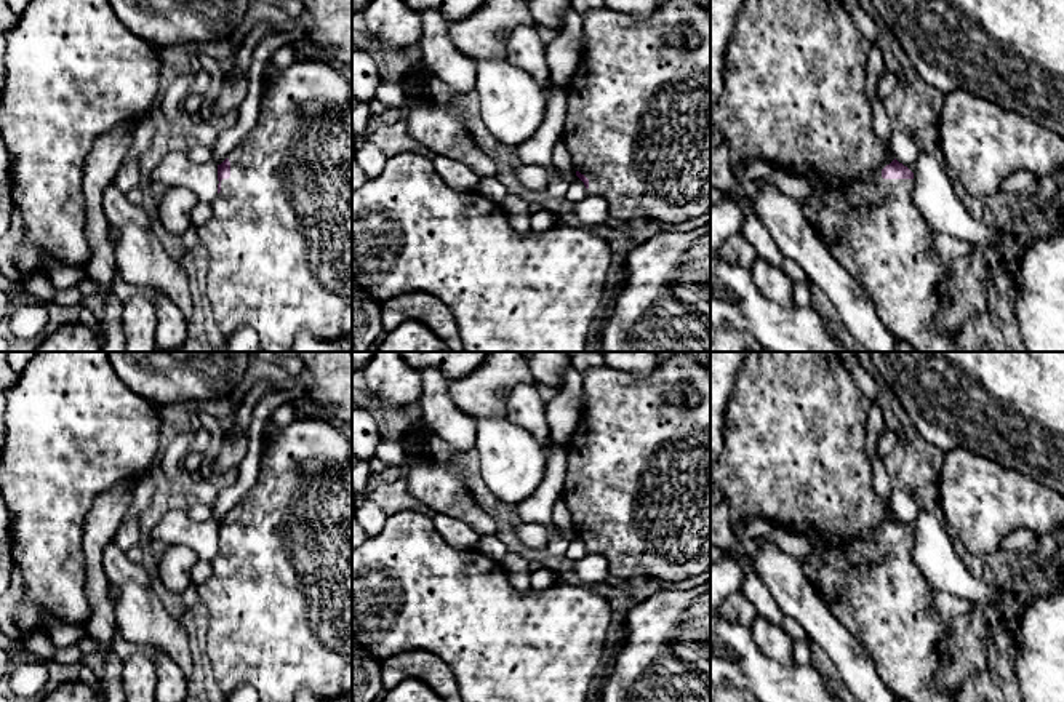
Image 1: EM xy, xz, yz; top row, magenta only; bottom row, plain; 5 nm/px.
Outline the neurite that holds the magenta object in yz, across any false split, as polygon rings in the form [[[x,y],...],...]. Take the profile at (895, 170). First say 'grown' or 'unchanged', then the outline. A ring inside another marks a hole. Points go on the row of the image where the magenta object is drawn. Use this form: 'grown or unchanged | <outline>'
grown | [[[744,0],[734,30],[728,40],[723,54],[723,80],[725,88],[714,106],[710,106],[710,120],[722,131],[728,144],[731,163],[766,162],[774,168],[792,173],[805,179],[811,193],[803,205],[803,214],[811,229],[830,254],[859,281],[869,293],[878,317],[886,323],[891,333],[907,341],[917,352],[955,352],[954,331],[939,334],[933,329],[933,317],[946,309],[946,302],[938,296],[938,286],[949,283],[949,294],[954,309],[963,309],[958,296],[952,288],[949,261],[933,249],[934,233],[926,224],[922,213],[912,201],[914,173],[899,163],[891,150],[875,136],[872,128],[872,107],[866,96],[866,67],[872,43],[859,32],[853,18],[845,10],[842,0]]]

